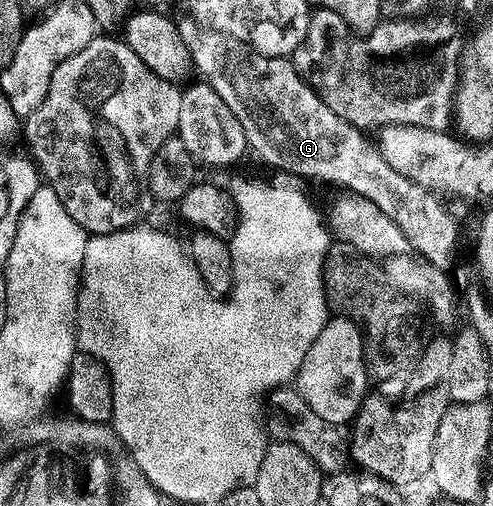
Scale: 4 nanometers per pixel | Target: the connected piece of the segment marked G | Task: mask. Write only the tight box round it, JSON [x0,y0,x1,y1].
[176,21,457,271]

